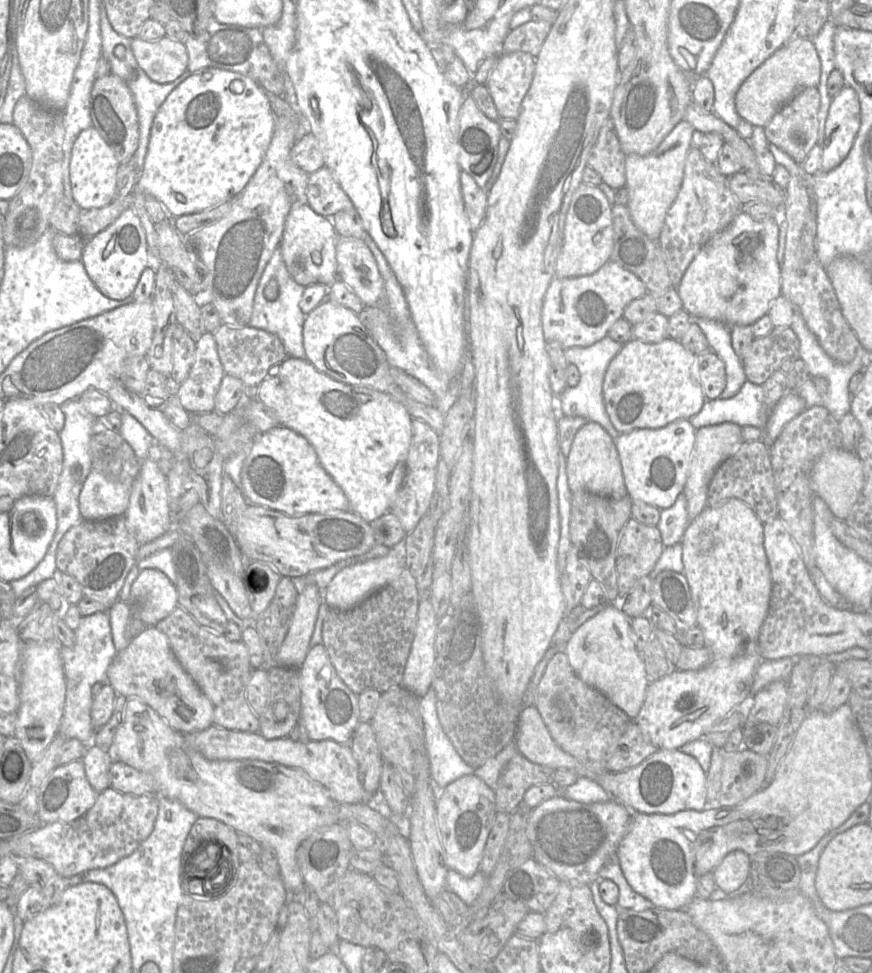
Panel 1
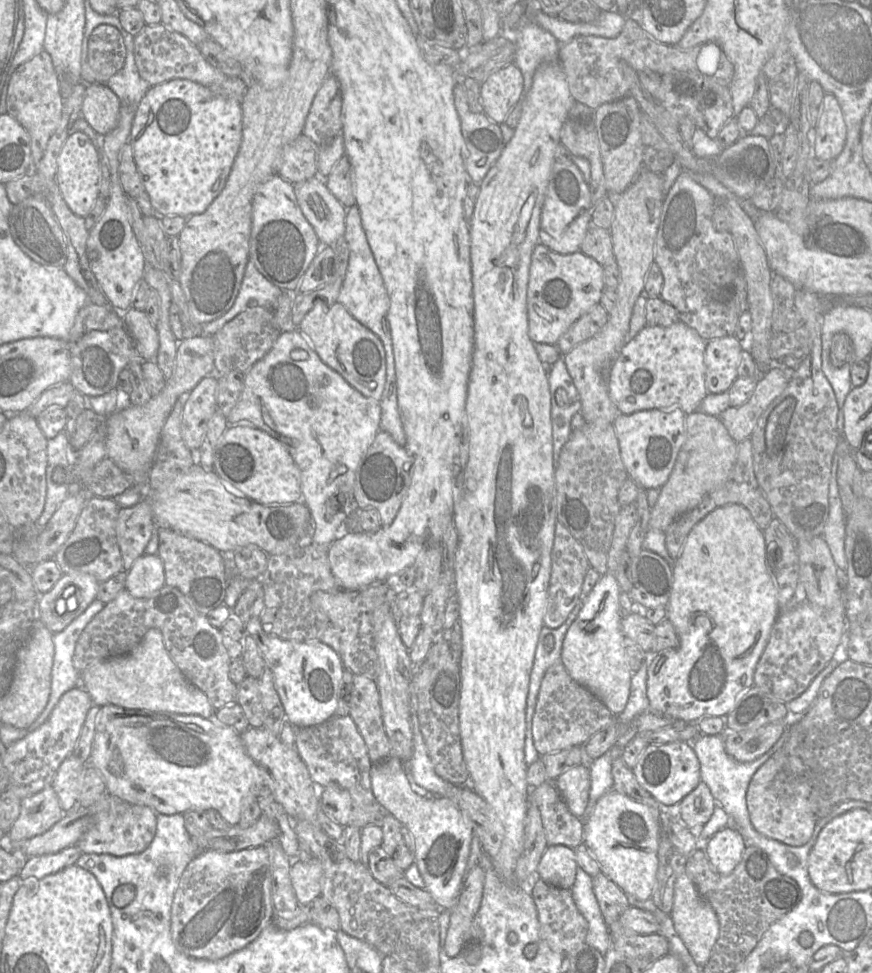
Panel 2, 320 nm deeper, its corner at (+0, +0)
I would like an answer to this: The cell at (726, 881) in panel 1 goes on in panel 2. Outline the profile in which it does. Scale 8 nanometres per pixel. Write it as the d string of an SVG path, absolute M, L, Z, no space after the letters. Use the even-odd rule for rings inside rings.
M727 825L708 840L704 851L717 873L729 875L741 861L745 847L741 833Z

